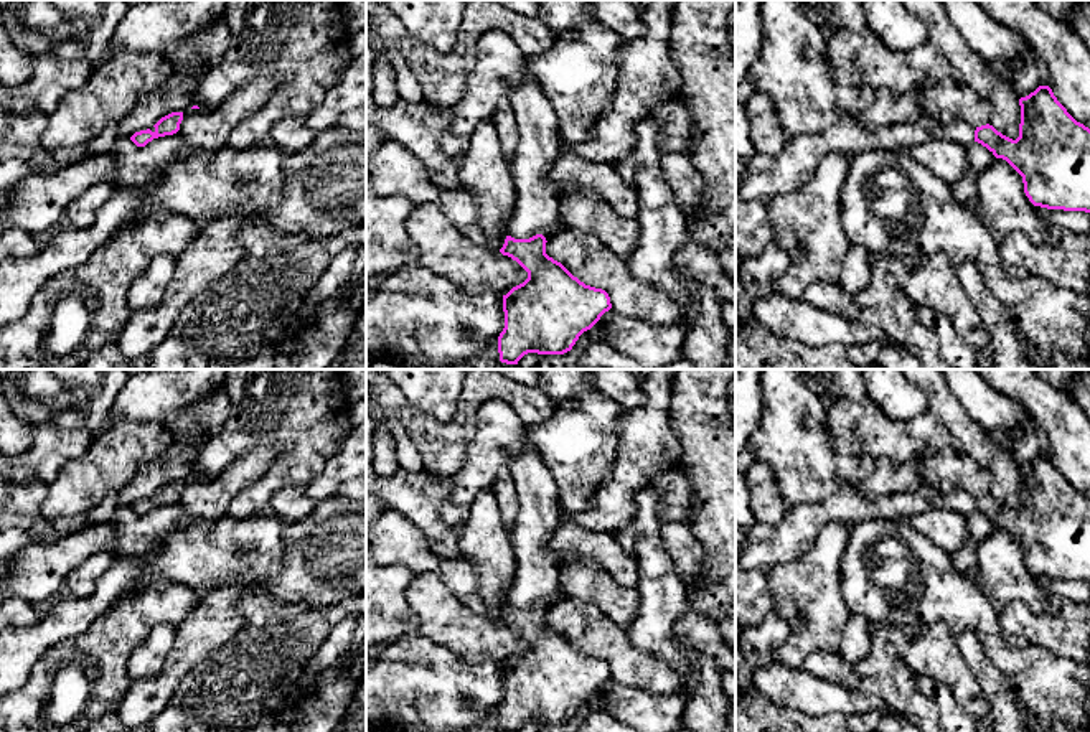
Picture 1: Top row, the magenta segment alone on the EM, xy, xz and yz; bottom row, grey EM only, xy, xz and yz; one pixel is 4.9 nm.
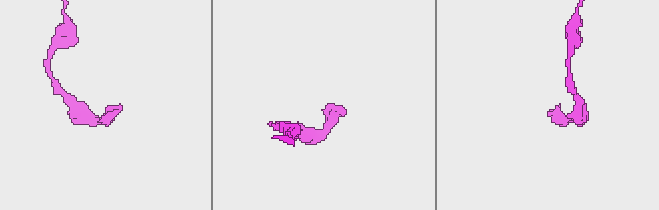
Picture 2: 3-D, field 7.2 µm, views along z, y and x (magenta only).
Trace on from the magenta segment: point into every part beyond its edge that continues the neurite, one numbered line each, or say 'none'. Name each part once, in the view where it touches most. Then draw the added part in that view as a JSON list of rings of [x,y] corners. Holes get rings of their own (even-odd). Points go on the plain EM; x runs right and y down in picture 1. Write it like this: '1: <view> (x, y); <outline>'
1: xz (538, 569); [[[528,440],[510,472],[519,511],[510,533],[516,557],[516,579],[508,594],[508,605],[529,608],[561,592],[561,561],[547,547],[552,533],[561,524],[559,493],[552,473]]]

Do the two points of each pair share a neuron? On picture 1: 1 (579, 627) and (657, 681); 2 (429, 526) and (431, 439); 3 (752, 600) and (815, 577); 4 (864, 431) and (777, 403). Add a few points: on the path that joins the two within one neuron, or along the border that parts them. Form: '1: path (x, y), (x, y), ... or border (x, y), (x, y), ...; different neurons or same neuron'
1: path (599, 635), (637, 670); same neuron
2: border (424, 469), (451, 477); different neurons
3: border (765, 572), (774, 609); different neurons
4: border (825, 404), (826, 436), (830, 444), (845, 454); different neurons

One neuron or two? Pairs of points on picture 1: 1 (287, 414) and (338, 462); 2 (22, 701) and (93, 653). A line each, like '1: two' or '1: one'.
1: two
2: one

